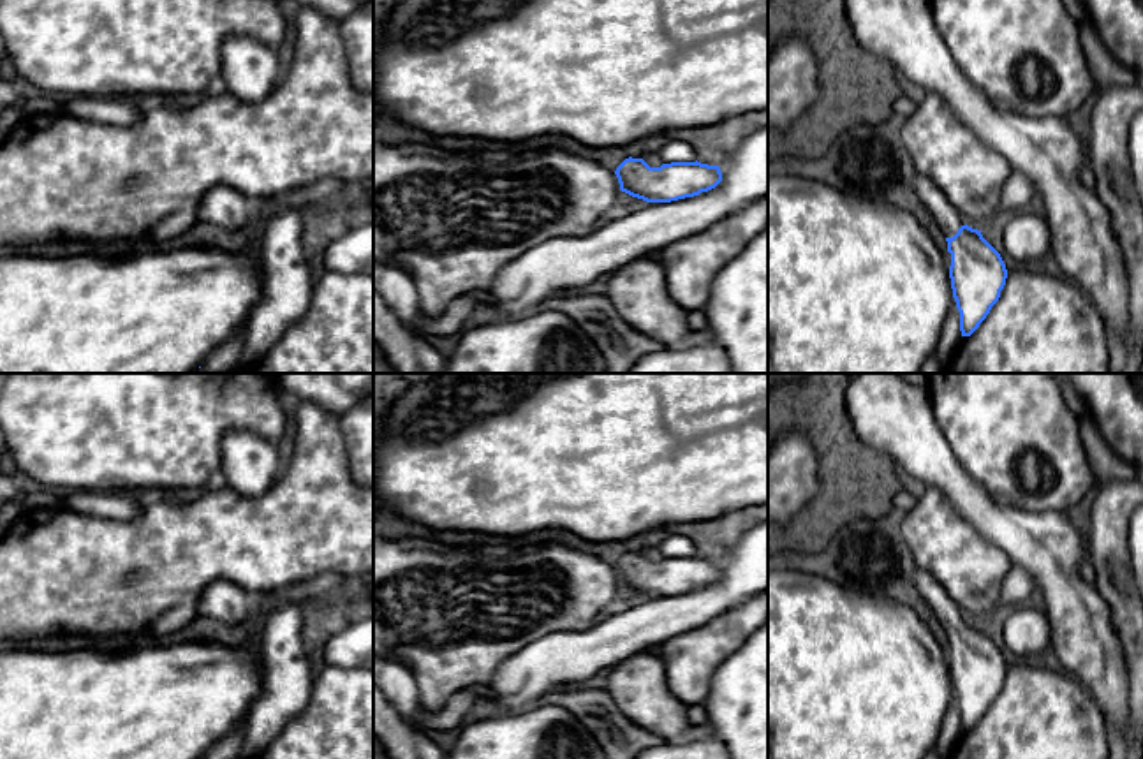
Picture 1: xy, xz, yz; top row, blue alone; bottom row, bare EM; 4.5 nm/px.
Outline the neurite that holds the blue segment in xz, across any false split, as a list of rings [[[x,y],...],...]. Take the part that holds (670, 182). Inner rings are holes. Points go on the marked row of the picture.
[[[625,158],[615,171],[620,190],[646,203],[671,203],[699,195],[722,181],[719,166],[671,162],[650,167],[643,158]]]

